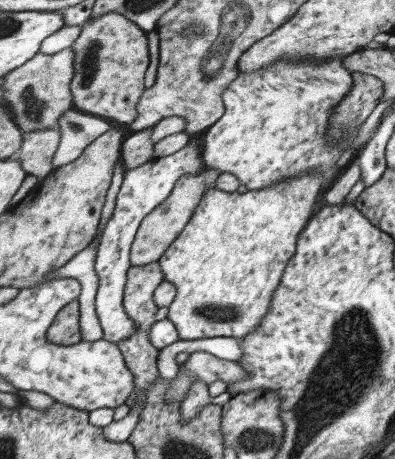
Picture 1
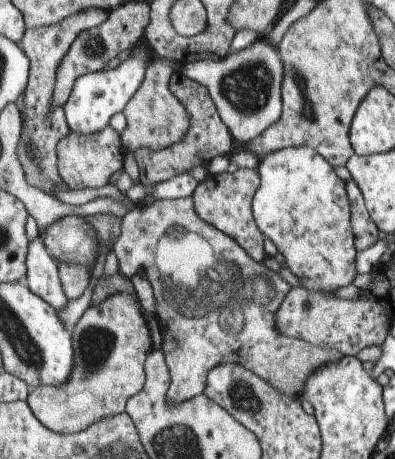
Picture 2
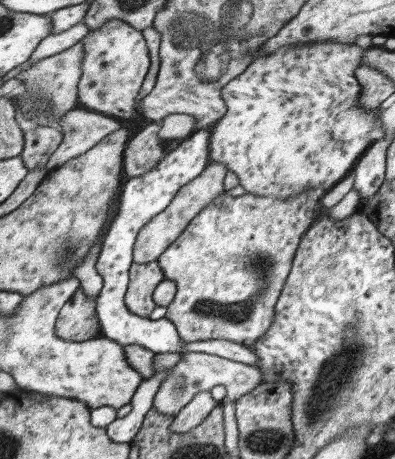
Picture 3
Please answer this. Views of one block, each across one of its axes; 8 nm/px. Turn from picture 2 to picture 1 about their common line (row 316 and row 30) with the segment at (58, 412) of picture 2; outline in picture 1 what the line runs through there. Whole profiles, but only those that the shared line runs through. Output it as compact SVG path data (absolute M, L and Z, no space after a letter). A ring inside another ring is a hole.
M103 14L103 18L87 20L81 26L81 32L77 40L71 44L73 52L73 82L69 86L71 98L73 98L73 110L97 116L107 122L119 122L119 124L131 124L137 118L137 102L145 92L145 70L149 66L149 48L147 48L147 36L145 30L141 30L135 22L123 18L121 14Z

